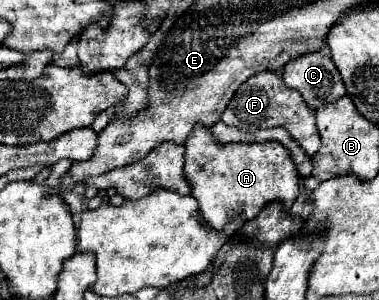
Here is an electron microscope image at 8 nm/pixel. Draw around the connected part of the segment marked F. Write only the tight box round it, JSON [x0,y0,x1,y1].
[221,73,319,153]

